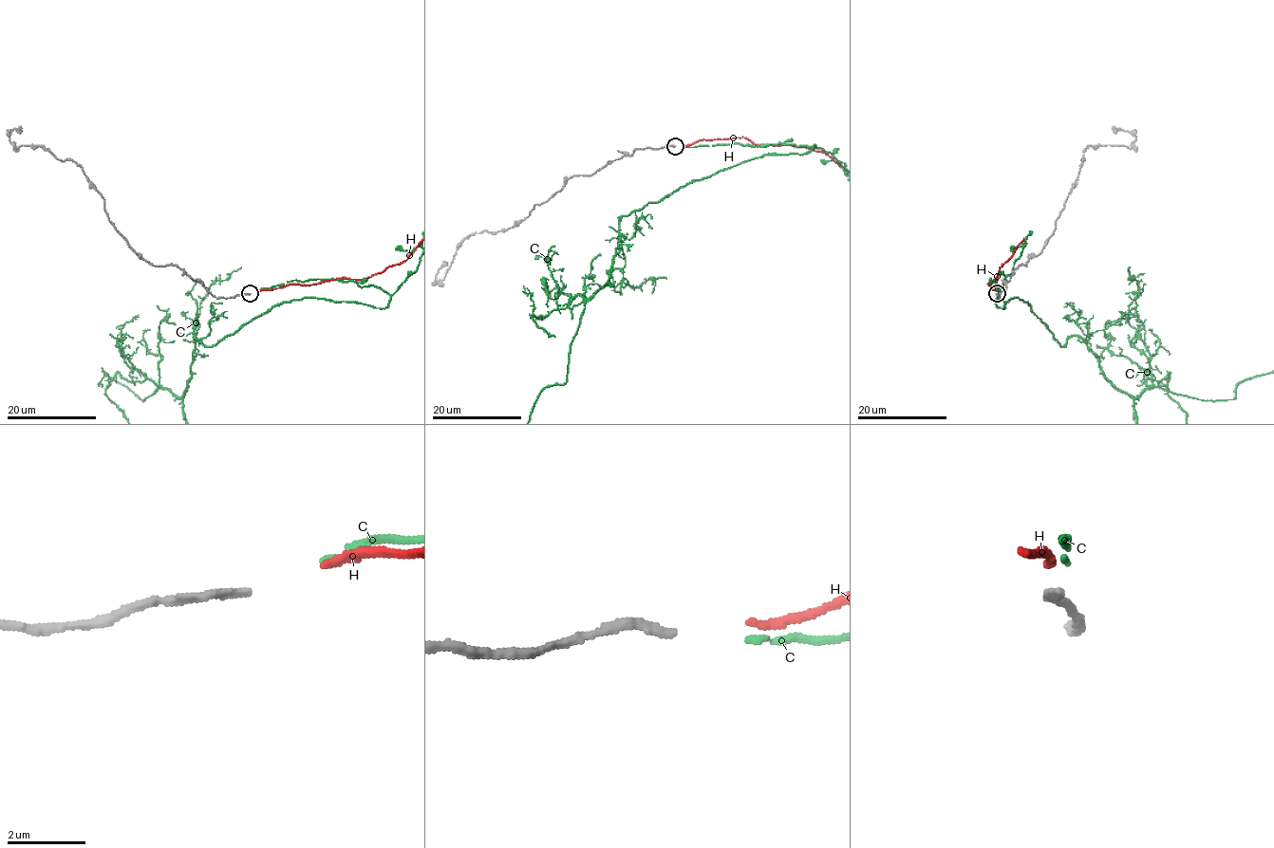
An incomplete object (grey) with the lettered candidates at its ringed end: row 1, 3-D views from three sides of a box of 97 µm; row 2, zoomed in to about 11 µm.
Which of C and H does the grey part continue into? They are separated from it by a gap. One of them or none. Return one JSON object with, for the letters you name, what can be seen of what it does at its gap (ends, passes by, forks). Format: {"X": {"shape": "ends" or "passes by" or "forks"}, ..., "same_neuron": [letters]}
{"C": {"shape": "ends"}, "same_neuron": ["C"]}

